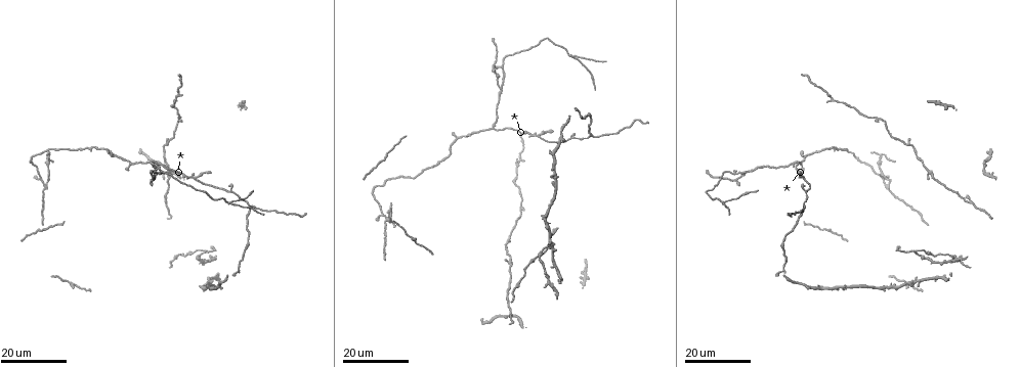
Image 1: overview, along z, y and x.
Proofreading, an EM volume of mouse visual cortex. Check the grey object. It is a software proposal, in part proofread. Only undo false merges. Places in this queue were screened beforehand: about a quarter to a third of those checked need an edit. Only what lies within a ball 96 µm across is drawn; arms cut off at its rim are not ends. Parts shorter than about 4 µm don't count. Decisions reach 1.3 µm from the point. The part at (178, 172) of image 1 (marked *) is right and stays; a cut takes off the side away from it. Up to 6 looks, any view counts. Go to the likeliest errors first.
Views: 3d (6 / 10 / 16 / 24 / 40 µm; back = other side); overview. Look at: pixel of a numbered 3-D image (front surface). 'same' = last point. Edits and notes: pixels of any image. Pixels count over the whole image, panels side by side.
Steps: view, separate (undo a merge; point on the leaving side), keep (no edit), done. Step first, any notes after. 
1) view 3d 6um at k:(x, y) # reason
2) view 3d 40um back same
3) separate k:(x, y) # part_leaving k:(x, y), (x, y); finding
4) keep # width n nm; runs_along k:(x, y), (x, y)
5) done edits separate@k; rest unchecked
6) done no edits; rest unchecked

view 3d 16um at 1:(569, 55)

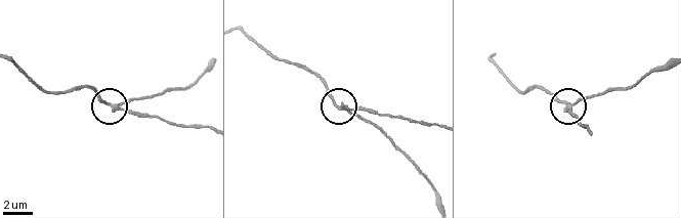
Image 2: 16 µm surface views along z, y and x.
view 3d 6um at 2:(351, 111)

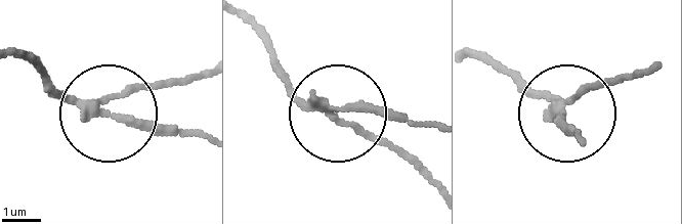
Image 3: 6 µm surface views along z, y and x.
separate 3:(132, 86) # side_arm 13 um; part_leaving 3:(89, 103), (203, 74); two neurons meet here

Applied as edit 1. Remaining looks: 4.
view 3d 24um at 1:(503, 88) # thin arm on a thick one

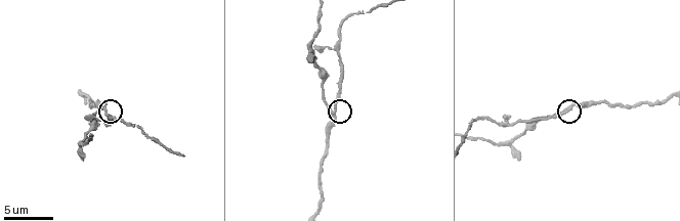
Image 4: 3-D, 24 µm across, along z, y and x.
view 3d 10um at 4:(103, 110) # zoom in

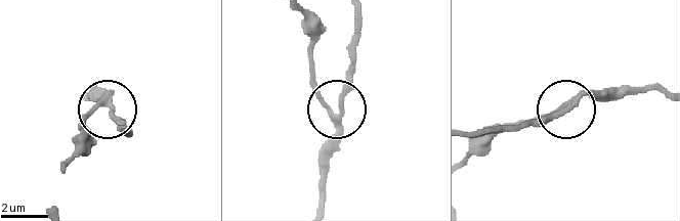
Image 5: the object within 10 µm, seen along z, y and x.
keep # side_arm 20 um; runs_along 5:(659, 91), (611, 90), (513, 123); one neuron here

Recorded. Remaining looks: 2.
view 3d 24um at 1:(796, 161) # three arms meet

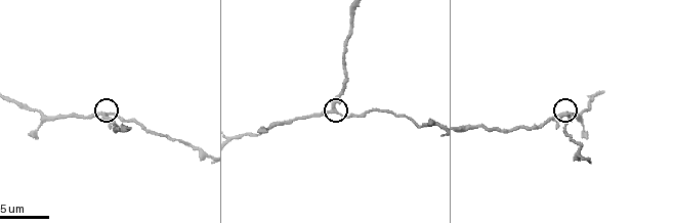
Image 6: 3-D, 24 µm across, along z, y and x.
view 3d 10um at 6:(564, 115)

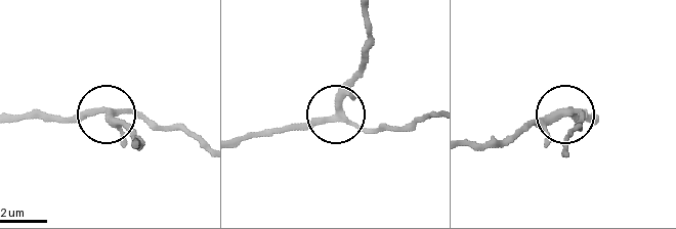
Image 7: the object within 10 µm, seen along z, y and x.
keep # width 260 nm; runs_along 7:(431, 118), (408, 128), (343, 120), (339, 93), (365, 65); all the same neuron

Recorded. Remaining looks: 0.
done edits separate@3; rest unchecked

